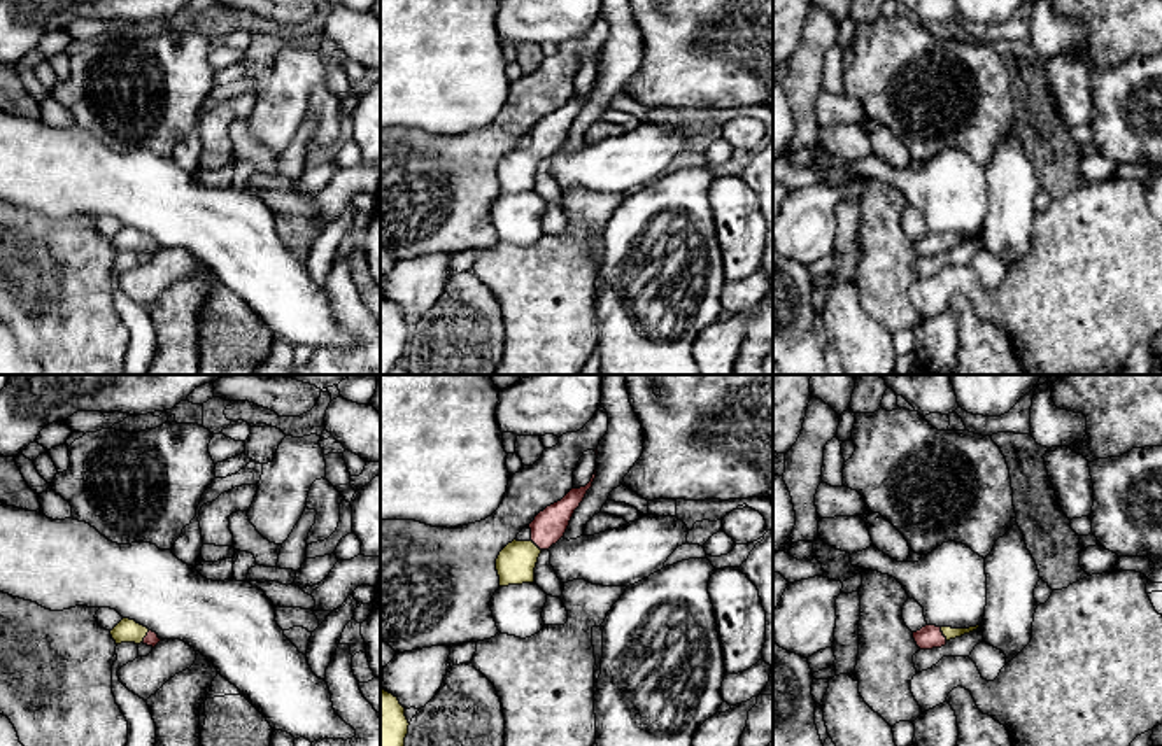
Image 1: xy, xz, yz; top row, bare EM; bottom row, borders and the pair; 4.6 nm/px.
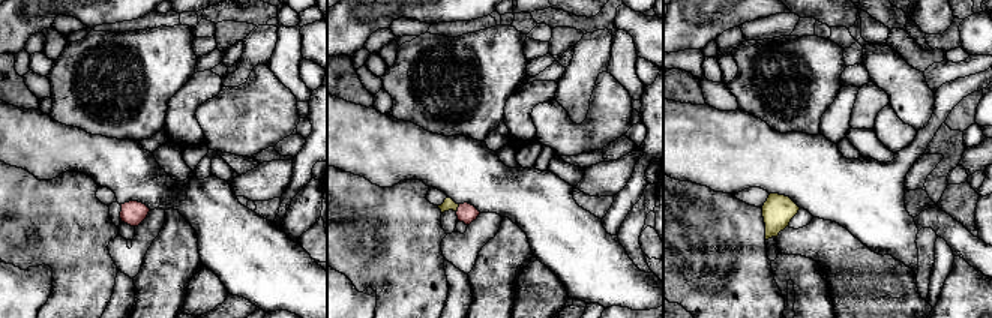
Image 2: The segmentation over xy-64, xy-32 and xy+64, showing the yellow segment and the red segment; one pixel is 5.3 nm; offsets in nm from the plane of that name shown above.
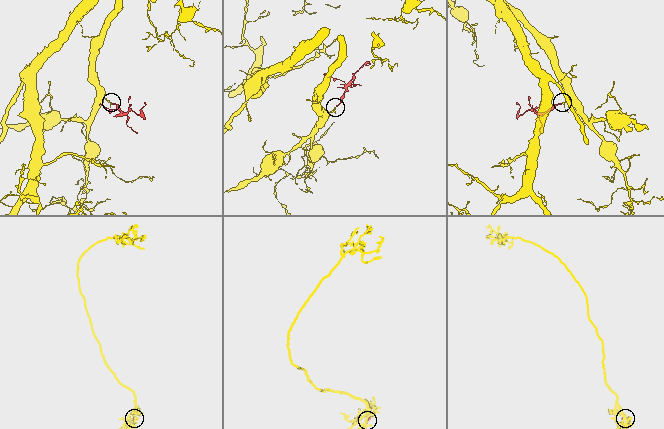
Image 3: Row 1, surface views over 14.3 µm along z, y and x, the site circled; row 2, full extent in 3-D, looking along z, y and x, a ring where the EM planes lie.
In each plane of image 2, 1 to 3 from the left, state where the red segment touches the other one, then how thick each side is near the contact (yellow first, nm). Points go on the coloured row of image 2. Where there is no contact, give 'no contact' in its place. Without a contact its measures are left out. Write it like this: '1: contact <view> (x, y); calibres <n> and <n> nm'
1: no contact
2: contact xy-32 (456, 209); calibres 60 and 100 nm
3: no contact

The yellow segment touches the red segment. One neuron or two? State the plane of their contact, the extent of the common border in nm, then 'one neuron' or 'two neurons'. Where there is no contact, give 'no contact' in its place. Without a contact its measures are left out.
yz | 70 nm | one neuron

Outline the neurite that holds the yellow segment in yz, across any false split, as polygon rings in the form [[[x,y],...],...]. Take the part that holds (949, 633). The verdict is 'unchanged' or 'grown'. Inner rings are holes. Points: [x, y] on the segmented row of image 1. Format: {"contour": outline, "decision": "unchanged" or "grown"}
{"contour": [[[925,625],[920,630],[913,632],[913,639],[920,650],[932,650],[932,648],[941,648],[950,639],[969,634],[978,627],[980,625],[969,629],[952,629],[952,627]]], "decision": "grown"}

